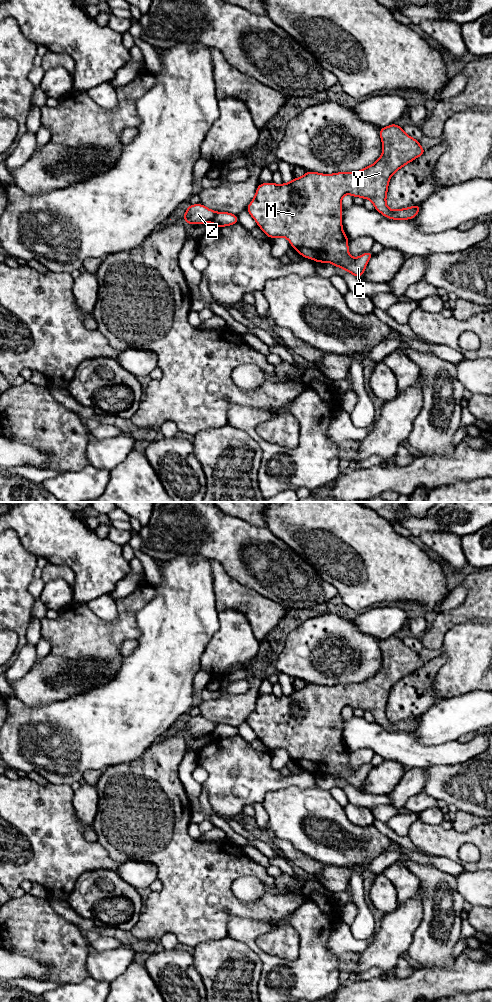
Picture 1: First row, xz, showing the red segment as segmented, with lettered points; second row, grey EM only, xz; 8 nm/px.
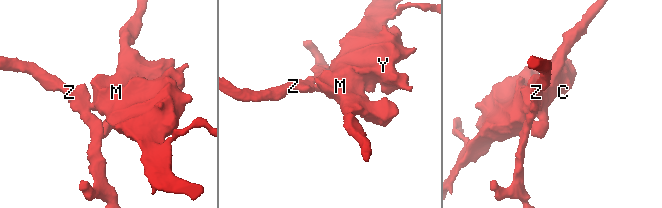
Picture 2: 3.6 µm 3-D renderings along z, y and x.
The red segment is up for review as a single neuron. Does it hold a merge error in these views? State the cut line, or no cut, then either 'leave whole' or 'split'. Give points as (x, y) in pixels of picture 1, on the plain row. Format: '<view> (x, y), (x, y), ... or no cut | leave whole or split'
xz (216, 724), (210, 733) | split

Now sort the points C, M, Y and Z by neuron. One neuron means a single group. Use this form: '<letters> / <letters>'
C M Y / Z

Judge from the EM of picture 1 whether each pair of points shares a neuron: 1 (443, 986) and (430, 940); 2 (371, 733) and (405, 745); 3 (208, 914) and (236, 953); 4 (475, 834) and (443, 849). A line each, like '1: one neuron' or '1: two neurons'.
1: two neurons
2: one neuron
3: two neurons
4: one neuron

